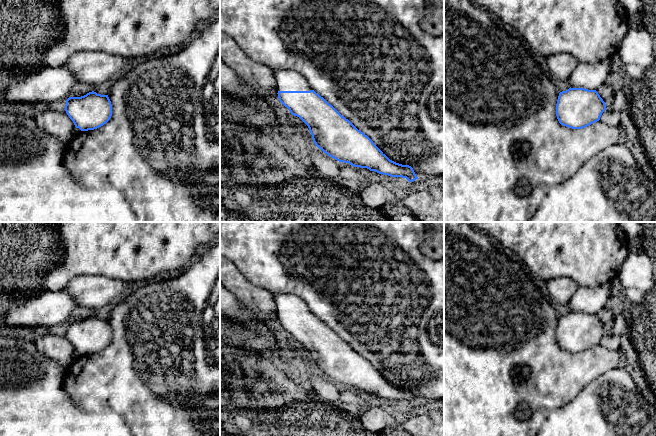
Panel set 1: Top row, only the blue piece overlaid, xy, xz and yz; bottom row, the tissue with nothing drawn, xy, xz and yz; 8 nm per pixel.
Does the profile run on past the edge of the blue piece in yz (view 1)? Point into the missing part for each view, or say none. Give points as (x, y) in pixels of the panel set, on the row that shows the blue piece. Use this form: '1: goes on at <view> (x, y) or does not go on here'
1: does not go on here

